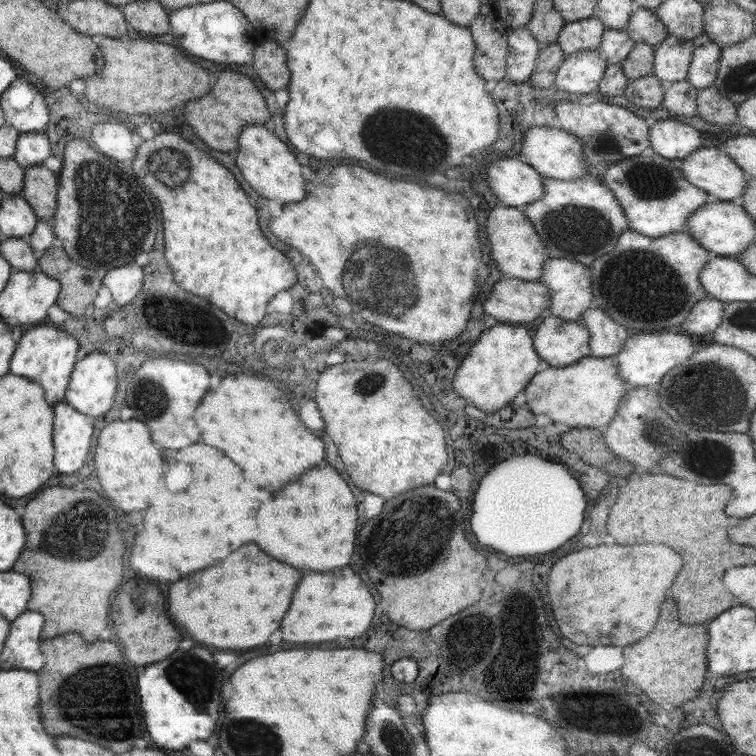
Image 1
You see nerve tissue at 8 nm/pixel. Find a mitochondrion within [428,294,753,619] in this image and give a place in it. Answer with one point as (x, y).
(711, 396)

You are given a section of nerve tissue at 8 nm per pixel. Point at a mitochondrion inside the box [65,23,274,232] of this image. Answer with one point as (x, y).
(168, 165)

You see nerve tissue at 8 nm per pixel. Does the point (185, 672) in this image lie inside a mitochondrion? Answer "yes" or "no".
yes

